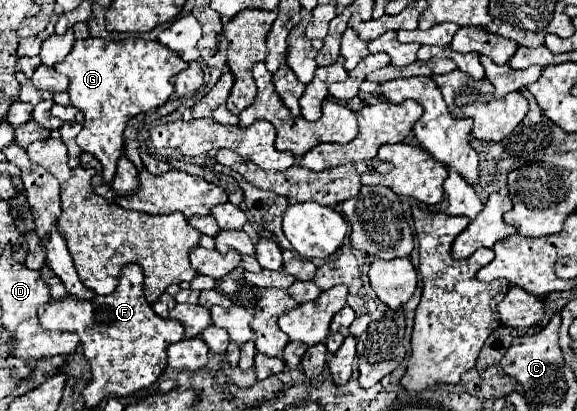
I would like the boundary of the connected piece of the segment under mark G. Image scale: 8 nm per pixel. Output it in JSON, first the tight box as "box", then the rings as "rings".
{"box":[54,38,186,182],"rings":[[[86,38],[76,40],[72,52],[54,68],[70,78],[68,94],[72,106],[84,112],[84,128],[76,136],[78,146],[100,160],[104,180],[112,182],[116,162],[124,152],[122,134],[128,120],[134,114],[162,106],[174,92],[172,78],[186,68],[186,62],[174,50],[152,40],[128,38],[108,42],[104,38]]]}

